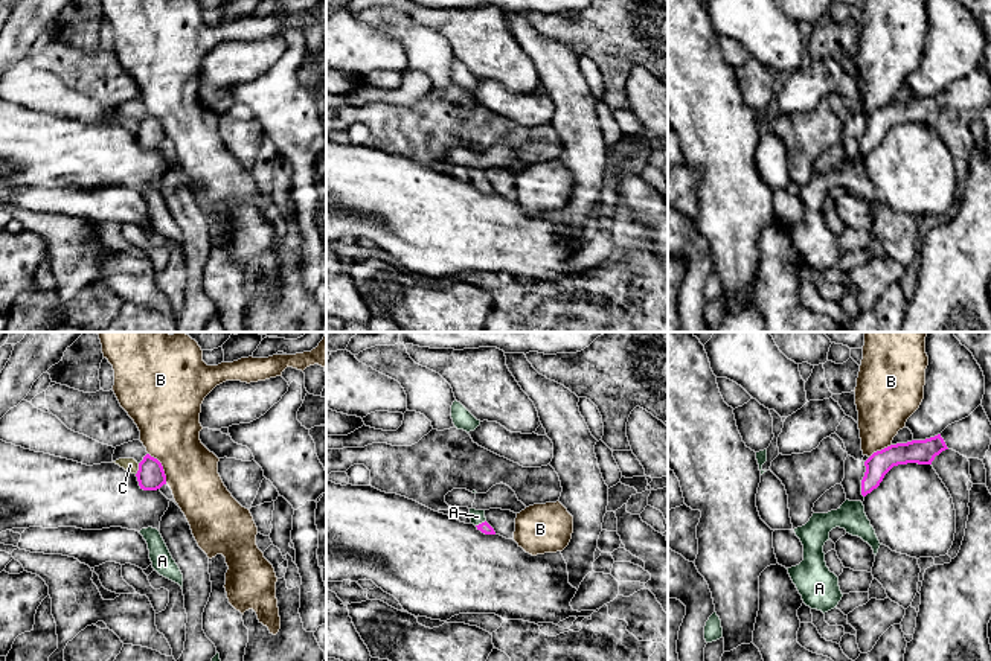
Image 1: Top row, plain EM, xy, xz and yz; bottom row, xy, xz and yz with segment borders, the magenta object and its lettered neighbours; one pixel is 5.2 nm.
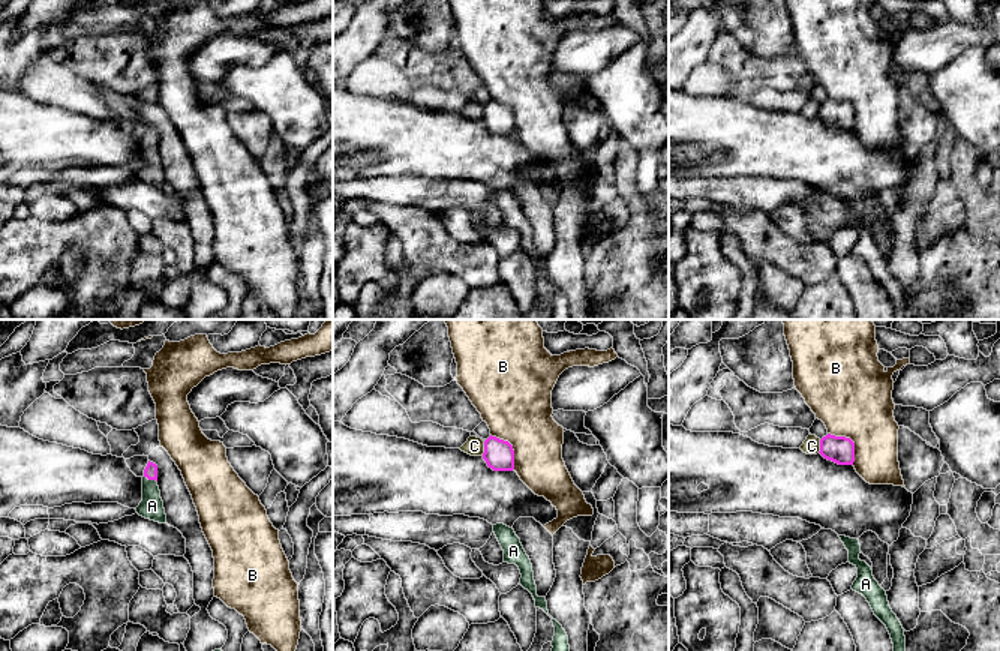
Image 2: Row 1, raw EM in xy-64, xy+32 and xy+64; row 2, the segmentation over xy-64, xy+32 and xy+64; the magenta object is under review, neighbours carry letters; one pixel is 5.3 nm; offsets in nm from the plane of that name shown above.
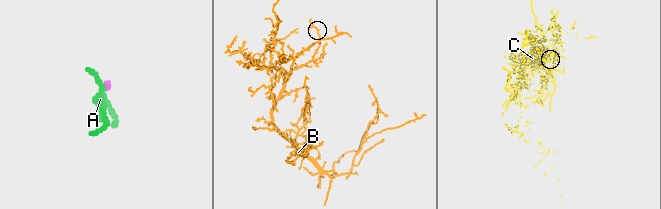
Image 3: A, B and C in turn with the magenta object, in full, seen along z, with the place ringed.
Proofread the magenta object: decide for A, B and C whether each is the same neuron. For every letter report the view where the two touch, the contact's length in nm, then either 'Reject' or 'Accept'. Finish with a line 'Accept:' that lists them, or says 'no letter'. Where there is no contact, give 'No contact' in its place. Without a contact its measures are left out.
A: Touches magenta in xz. Shared border 70 nm. Accept
B: Touches magenta in xy. Shared border 190 nm. Reject
C: Touches magenta in xy. Shared border 70 nm. Reject
Accept: A

